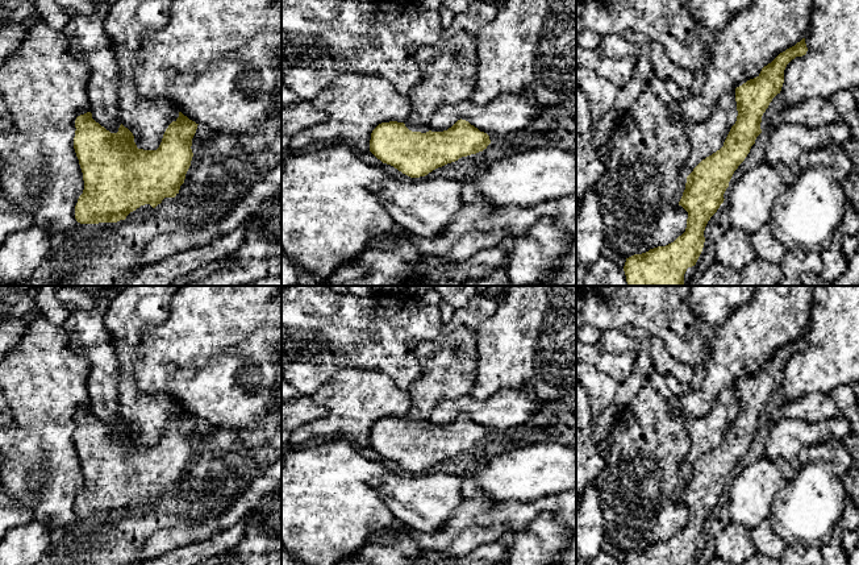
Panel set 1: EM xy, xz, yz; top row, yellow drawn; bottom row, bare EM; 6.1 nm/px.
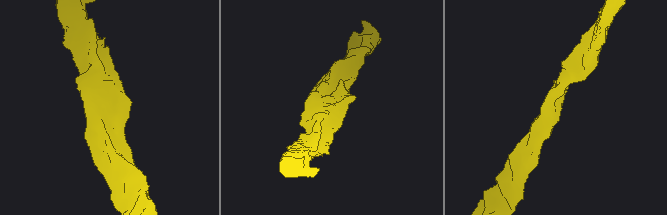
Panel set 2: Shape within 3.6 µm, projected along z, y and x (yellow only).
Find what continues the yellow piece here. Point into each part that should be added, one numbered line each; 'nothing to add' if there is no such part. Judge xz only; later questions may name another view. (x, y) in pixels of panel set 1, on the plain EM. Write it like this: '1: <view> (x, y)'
nothing to add

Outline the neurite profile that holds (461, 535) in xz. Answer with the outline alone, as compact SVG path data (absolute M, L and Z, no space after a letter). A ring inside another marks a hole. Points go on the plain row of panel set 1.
M468 477L462 478L460 493L460 506L453 511L447 523L437 532L418 532L399 522L392 528L370 533L366 543L388 539L392 533L406 532L422 551L456 558L471 553L483 544L496 543L510 533L505 525L484 527L475 523L475 518L493 510L499 499L493 499Z

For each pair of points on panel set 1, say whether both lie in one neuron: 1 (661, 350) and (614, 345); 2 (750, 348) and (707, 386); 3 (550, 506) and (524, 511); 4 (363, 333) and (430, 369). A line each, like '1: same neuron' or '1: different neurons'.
1: same neuron
2: same neuron
3: same neuron
4: different neurons

